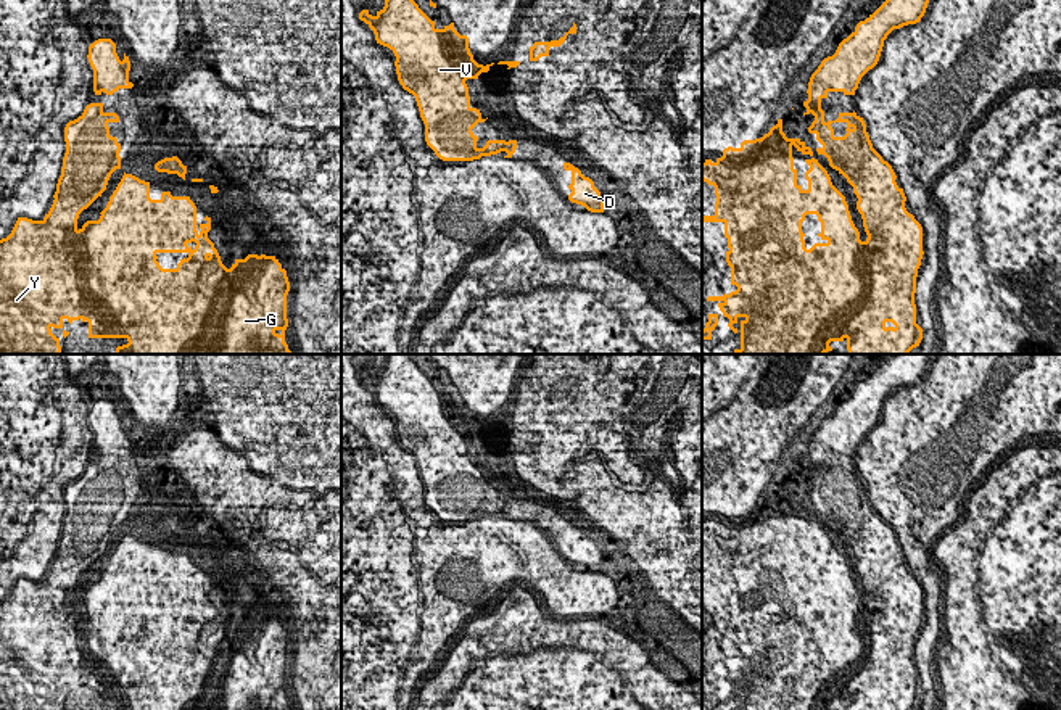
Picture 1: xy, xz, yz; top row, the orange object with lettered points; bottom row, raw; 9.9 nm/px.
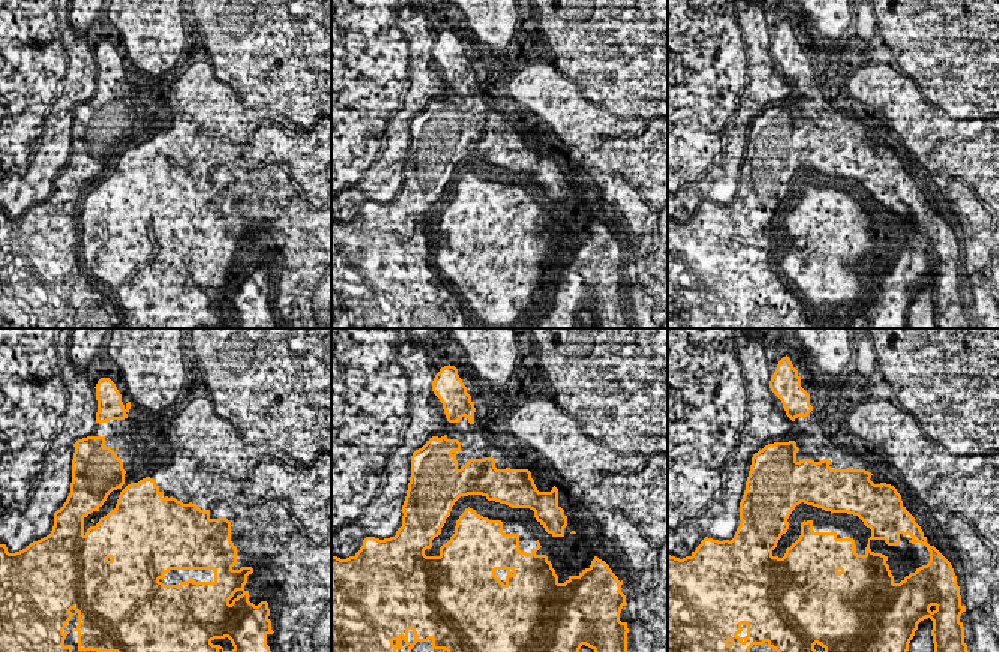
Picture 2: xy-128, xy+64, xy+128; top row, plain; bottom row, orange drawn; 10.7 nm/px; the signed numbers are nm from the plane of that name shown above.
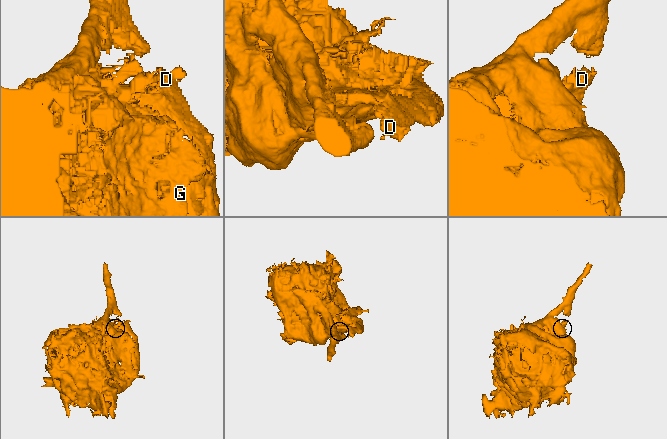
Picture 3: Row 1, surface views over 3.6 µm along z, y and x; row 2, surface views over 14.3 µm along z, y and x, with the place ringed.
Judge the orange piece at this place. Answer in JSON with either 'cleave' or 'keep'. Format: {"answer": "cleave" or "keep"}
{"answer": "keep"}

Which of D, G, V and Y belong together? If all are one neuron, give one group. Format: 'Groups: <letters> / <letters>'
Groups: D G V Y

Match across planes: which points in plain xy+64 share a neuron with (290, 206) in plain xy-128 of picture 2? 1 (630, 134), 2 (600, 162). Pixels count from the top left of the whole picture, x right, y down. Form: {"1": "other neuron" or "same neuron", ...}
{"1": "same neuron", "2": "other neuron"}

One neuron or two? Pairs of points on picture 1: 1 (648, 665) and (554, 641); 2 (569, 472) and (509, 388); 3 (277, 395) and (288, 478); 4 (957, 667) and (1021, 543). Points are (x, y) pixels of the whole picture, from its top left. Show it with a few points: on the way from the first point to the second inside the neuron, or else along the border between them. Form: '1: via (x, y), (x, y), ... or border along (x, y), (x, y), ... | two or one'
1: via (625, 651), (607, 636), (577, 636) | one
2: border along (520, 421), (528, 422) | two
3: via (288, 416), (288, 458) | one
4: via (979, 636), (1021, 594), (1021, 573) | one

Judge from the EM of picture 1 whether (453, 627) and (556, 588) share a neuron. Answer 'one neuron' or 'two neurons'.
one neuron

